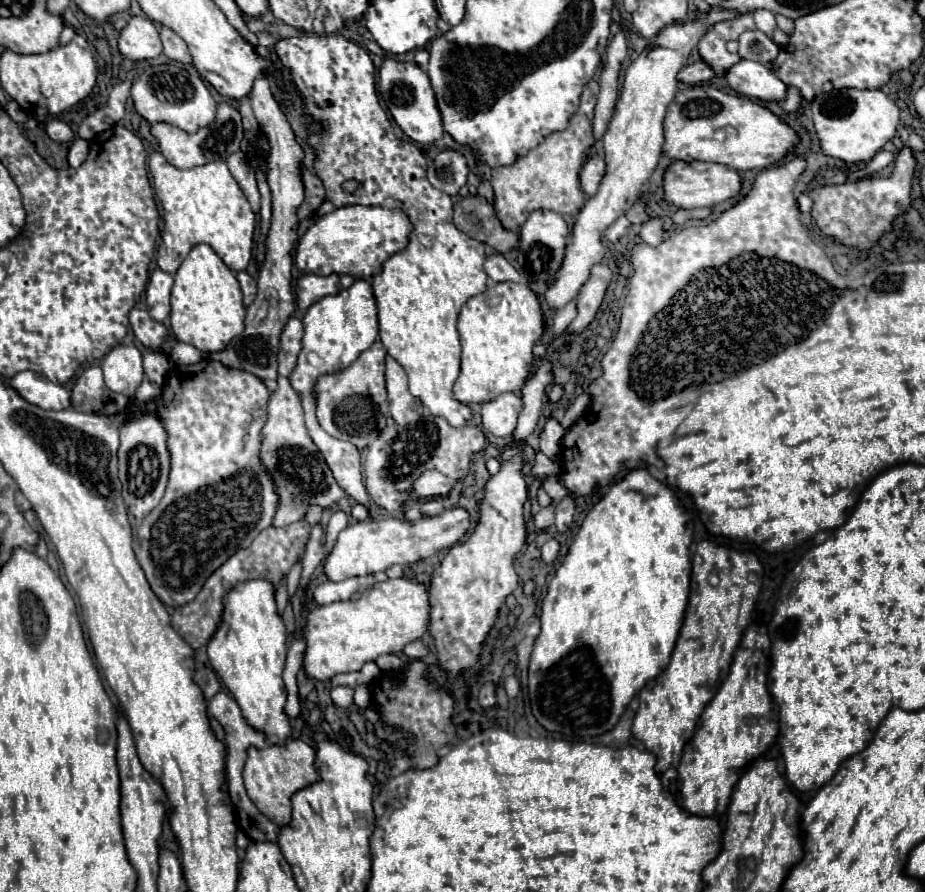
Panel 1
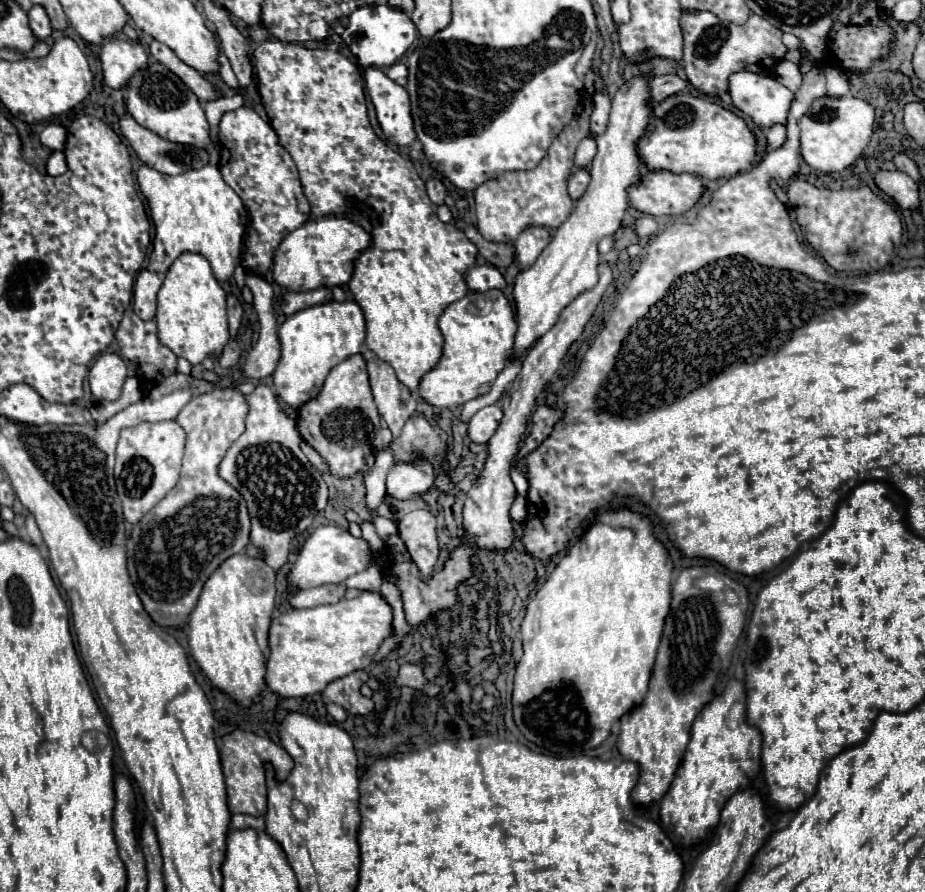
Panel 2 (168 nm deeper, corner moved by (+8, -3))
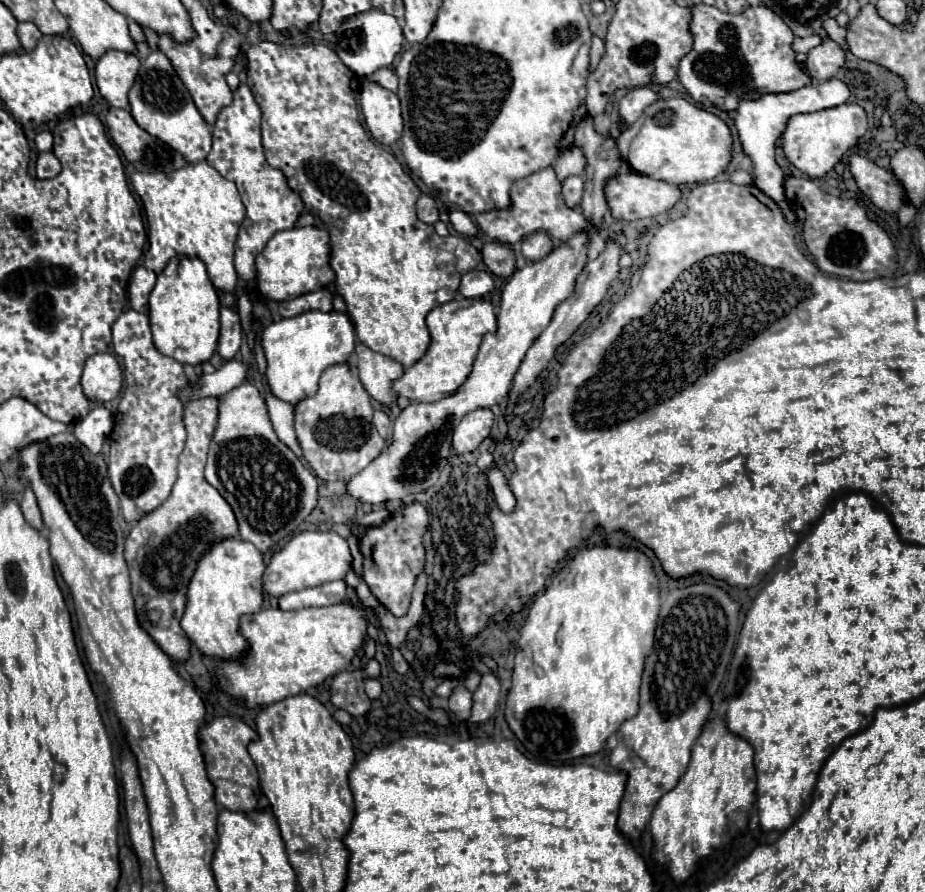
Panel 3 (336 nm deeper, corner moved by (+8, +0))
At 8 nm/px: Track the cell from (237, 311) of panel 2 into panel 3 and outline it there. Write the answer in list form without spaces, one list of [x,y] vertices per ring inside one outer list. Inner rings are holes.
[[[222,307],[220,309],[220,337],[218,337],[218,355],[226,361],[234,359],[242,343],[242,327],[236,311]]]

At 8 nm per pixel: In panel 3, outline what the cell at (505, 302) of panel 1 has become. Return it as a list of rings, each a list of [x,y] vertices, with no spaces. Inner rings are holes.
[[[456,297],[434,307],[426,315],[426,325],[430,331],[430,345],[426,349],[426,355],[404,369],[402,377],[394,381],[392,391],[410,401],[432,403],[452,395],[466,381],[482,343],[482,335],[496,331],[496,311],[490,301]]]

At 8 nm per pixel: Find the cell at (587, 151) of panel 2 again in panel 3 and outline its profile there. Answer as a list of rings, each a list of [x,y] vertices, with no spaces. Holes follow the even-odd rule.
[[[572,147],[558,157],[558,161],[554,165],[554,171],[556,171],[556,177],[560,181],[564,181],[570,175],[580,175],[584,171],[584,165],[586,165],[584,155],[580,153],[578,147]]]

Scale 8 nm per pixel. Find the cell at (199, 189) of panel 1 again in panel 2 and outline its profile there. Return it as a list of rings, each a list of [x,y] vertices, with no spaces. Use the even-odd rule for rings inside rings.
[[[208,164],[200,170],[166,176],[150,166],[140,166],[136,176],[139,191],[150,206],[151,221],[155,227],[148,270],[164,278],[170,264],[182,252],[198,252],[210,262],[218,282],[228,280],[234,274],[234,266],[240,256],[246,210],[240,196],[224,182],[224,178],[220,178],[220,170]]]

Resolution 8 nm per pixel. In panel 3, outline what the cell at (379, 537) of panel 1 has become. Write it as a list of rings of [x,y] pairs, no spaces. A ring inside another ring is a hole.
[[[302,531],[296,533],[282,549],[274,551],[262,575],[262,591],[270,597],[282,597],[290,591],[320,587],[324,583],[344,579],[352,563],[348,541],[334,531]]]

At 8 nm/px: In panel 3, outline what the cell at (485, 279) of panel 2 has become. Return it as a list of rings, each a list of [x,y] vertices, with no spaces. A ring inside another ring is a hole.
[[[468,271],[458,287],[458,293],[466,299],[478,299],[494,289],[494,281],[486,271]]]

